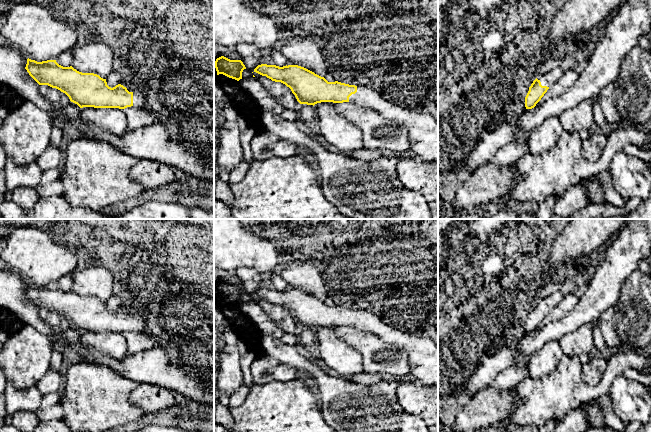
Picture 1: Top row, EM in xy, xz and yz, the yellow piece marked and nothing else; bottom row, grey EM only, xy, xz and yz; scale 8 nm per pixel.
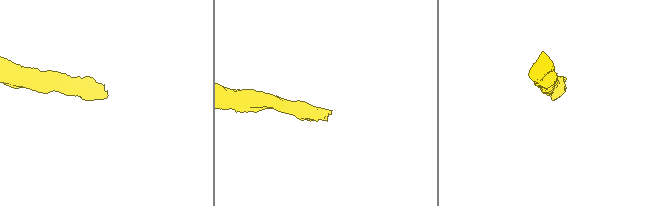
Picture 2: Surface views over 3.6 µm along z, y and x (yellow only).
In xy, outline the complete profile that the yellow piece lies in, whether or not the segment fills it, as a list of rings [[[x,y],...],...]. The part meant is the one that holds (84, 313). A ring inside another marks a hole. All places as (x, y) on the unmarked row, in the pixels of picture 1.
[[[28,282],[25,293],[39,309],[60,314],[80,332],[141,331],[146,322],[140,312],[126,312],[121,308],[111,312],[99,299],[82,297],[72,290],[63,291],[56,284],[37,286]]]

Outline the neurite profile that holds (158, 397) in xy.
[[[138,383],[129,396],[132,404],[137,405],[144,414],[159,410],[171,411],[176,404],[177,393],[155,384]]]

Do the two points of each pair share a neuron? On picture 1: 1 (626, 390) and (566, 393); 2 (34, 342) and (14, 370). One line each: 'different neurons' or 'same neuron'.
1: different neurons
2: same neuron

